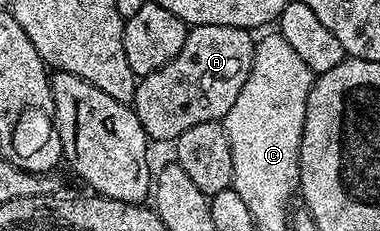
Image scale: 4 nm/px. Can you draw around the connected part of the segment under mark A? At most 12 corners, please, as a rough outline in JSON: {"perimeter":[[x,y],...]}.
{"perimeter":[[196,25],[134,86],[151,142],[232,111],[249,29]]}

